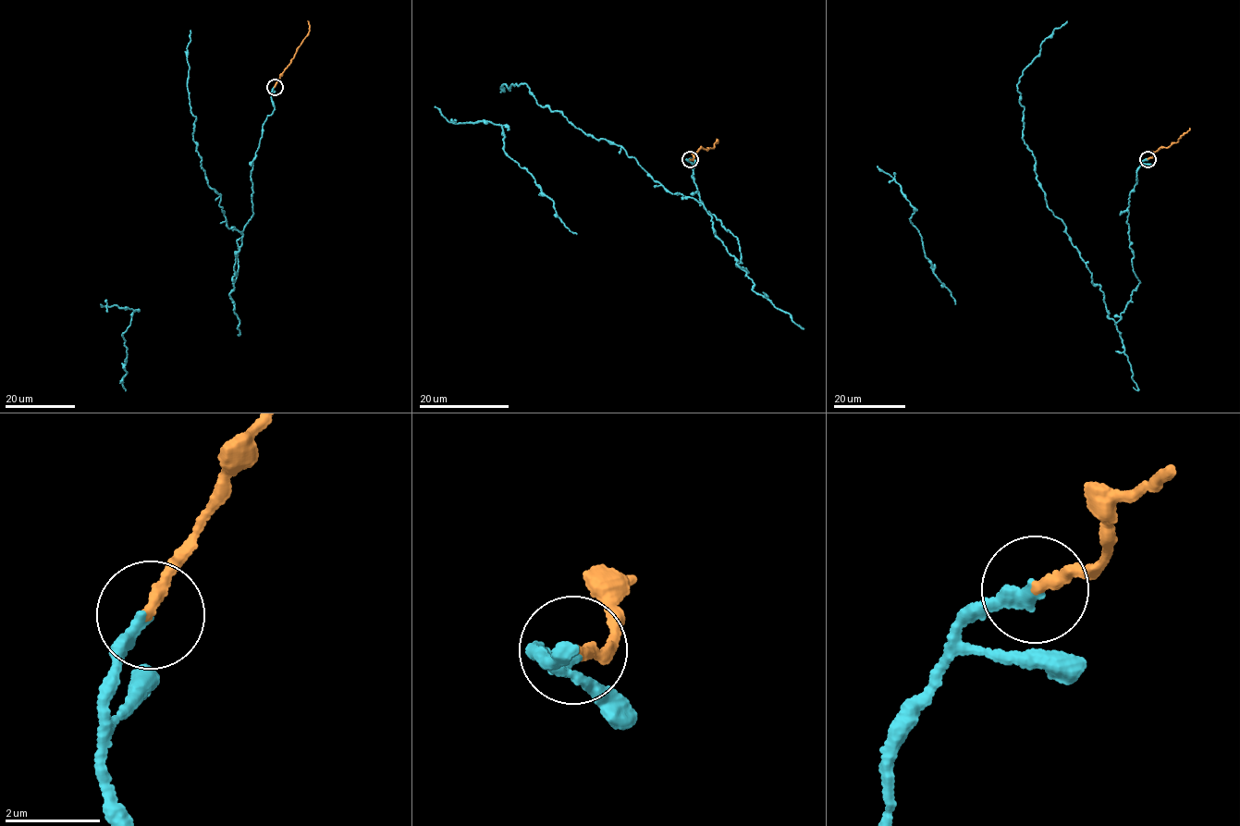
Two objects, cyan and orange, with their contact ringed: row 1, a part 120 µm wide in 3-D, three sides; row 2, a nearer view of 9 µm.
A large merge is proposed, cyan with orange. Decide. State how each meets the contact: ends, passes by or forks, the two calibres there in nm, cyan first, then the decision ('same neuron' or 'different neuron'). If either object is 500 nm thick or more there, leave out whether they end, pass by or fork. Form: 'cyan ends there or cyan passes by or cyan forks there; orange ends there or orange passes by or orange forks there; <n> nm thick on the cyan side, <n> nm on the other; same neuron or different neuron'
cyan ends there; orange ends there; 320 nm thick on the cyan side, 240 nm on the other; same neuron

